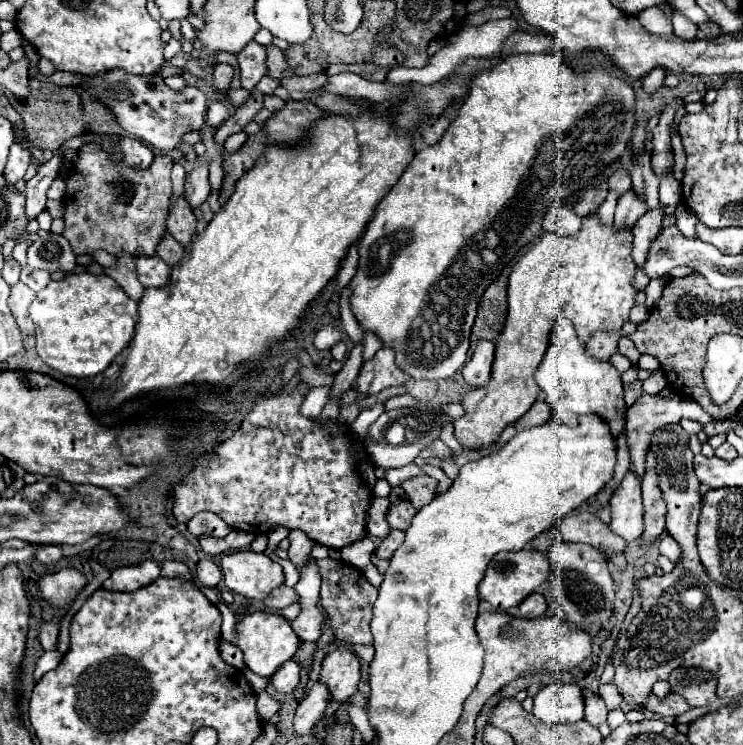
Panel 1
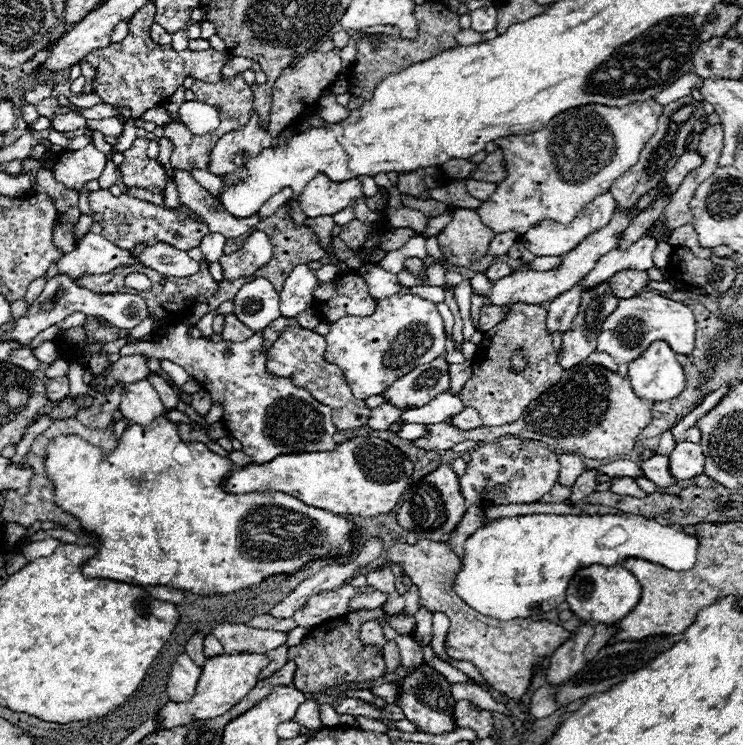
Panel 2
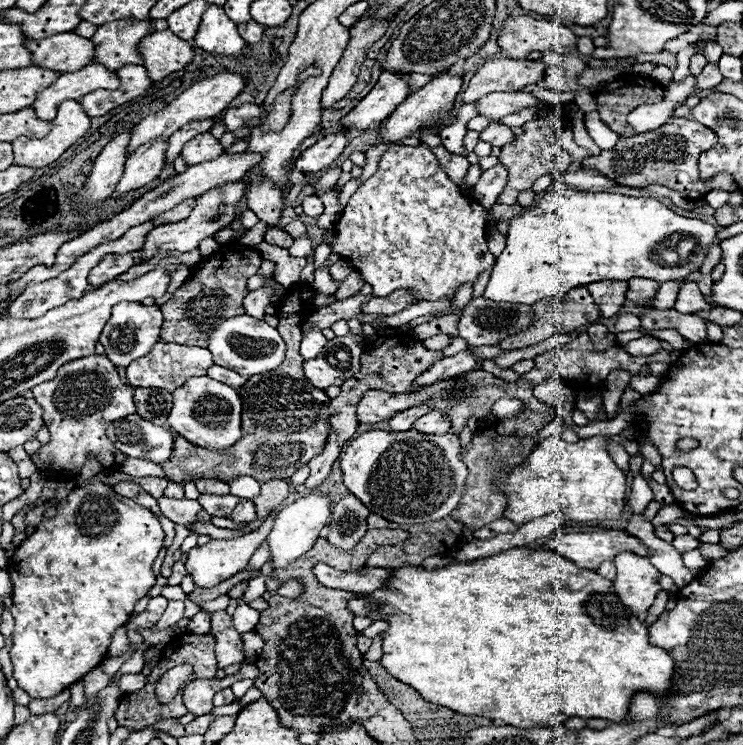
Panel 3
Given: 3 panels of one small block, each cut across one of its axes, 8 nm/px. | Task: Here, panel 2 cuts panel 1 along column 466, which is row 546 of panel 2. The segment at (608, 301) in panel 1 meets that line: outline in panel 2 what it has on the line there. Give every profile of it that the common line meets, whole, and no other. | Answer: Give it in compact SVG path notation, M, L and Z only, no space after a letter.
M420 538L414 546L394 544L386 552L386 564L398 564L400 570L404 570L404 574L420 592L418 604L422 608L426 608L428 612L444 612L450 618L450 628L444 642L446 654L454 660L466 660L474 664L488 686L512 700L520 698L530 686L534 664L538 664L544 656L552 656L552 652L560 644L572 638L572 632L548 620L514 618L510 622L502 622L470 608L456 594L452 594L452 582L460 570L460 558L444 542Z

